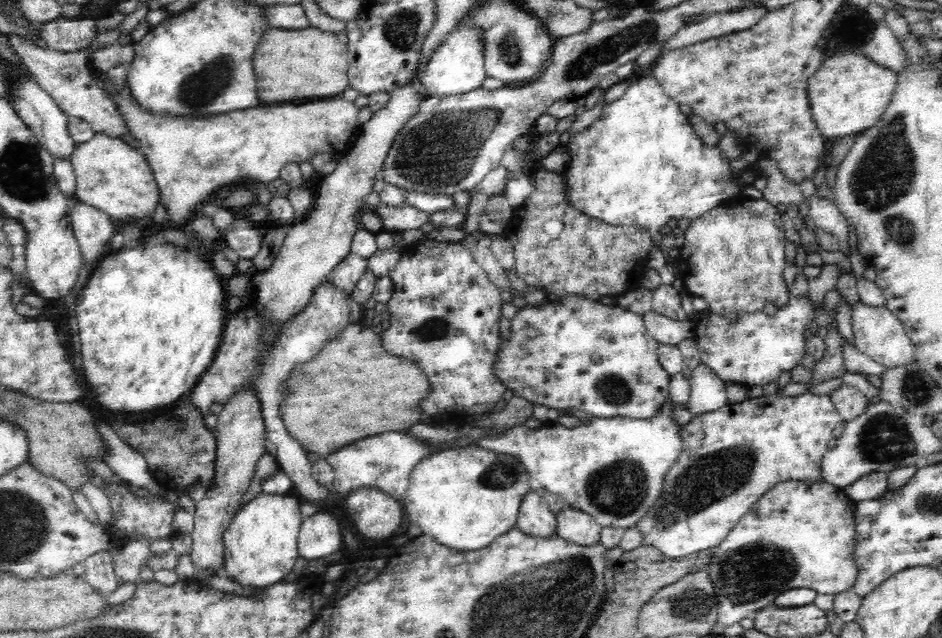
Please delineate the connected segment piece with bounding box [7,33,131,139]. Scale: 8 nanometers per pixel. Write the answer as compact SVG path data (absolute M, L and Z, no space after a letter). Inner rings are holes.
M14 33L7 34L8 42L13 47L16 55L20 56L20 59L24 60L24 65L28 68L32 78L56 101L56 104L68 115L81 118L92 125L92 128L96 132L102 132L106 136L124 138L126 134L130 136L128 127L124 126L124 119L120 116L120 111L116 110L114 102L108 98L108 95L104 94L104 89L100 87L100 83L96 83L96 79L92 77L90 69L88 69L89 58L93 52L98 51L102 46L98 46L96 50L77 50L75 52L64 53L54 50L42 49L34 43L24 39L20 35Z

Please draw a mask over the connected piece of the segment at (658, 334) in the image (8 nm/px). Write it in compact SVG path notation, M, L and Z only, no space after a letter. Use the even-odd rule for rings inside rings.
M645 312L643 320L648 333L660 344L680 344L686 338L694 337L693 322L691 319L672 320L658 312Z

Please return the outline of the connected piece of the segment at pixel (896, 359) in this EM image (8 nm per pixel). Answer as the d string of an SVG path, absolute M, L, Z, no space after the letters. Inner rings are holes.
M856 303L852 307L851 320L855 346L872 360L879 362L885 368L912 364L916 361L916 347L908 338L901 321L894 312L888 311L888 307Z

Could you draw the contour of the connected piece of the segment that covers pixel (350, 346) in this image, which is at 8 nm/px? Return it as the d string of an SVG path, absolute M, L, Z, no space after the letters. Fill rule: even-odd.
M357 323L354 325L349 325L346 329L342 329L340 333L336 334L332 340L326 340L322 350L318 352L318 356L314 356L310 362L306 364L296 364L290 380L288 380L288 398L282 402L280 401L280 414L282 415L282 420L284 421L286 431L296 439L302 448L308 452L314 452L314 454L319 454L321 457L327 457L332 454L338 448L348 446L364 436L372 436L372 434L382 434L382 432L392 432L392 430L406 430L414 424L420 422L420 416L422 416L422 408L420 408L420 400L424 396L428 396L428 388L432 388L432 384L428 384L428 378L424 376L424 372L420 372L420 368L408 360L400 360L398 356L390 356L388 352L384 352L382 344L372 344L374 340L380 340L380 334L375 333L372 328L365 326L362 323Z

